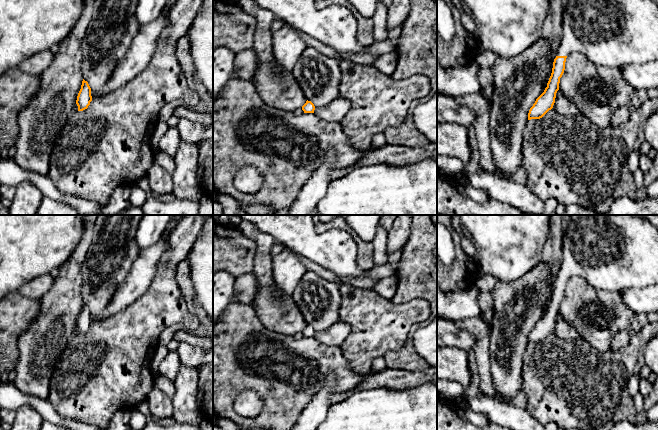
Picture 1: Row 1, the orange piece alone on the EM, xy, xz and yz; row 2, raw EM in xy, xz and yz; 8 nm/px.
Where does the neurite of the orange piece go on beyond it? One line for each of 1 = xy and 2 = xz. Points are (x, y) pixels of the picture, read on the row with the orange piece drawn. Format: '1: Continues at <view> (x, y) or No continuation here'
1: No continuation here
2: No continuation here

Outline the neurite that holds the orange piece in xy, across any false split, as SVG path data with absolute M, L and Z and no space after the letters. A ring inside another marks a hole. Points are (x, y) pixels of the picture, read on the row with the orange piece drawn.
M83 79L81 89L78 93L76 100L78 111L83 111L87 109L91 101L92 101L91 88L88 82Z

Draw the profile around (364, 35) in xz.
M357 10L353 13L357 21L356 39L360 45L370 45L373 40L373 22L371 18L363 17Z

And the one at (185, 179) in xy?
M181 141L174 157L172 193L177 199L200 201L205 195L198 182L198 145Z

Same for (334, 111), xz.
M338 98L324 107L315 108L314 114L322 121L339 122L349 112L351 105L350 101Z

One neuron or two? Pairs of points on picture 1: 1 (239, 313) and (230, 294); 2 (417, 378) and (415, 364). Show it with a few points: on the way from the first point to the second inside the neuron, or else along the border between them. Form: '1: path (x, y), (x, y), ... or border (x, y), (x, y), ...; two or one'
1: border (236, 301), (232, 302), (223, 313); two
2: border (426, 368), (420, 371), (393, 370); two

